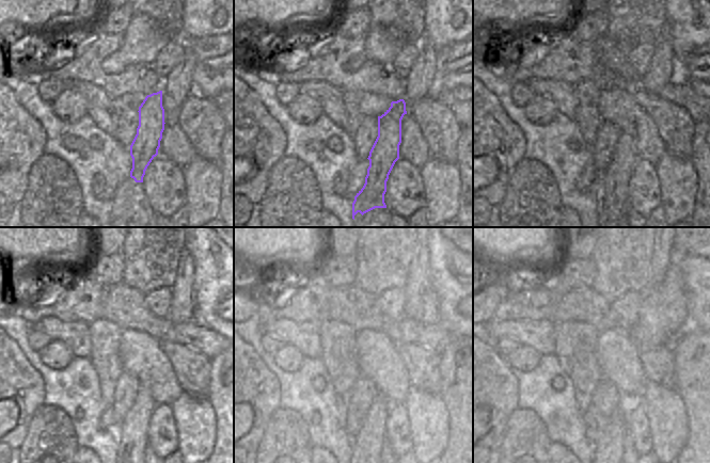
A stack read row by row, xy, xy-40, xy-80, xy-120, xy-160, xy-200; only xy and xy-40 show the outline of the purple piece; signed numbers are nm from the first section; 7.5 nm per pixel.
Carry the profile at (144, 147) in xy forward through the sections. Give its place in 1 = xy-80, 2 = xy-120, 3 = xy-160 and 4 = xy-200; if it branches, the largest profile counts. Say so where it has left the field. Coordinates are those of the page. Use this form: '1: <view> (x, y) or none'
1: xy-80 (612, 194)
2: xy-120 (132, 431)
3: xy-160 (367, 444)
4: xy-200 (610, 444)

